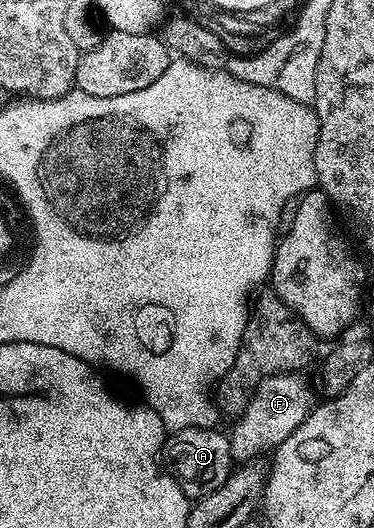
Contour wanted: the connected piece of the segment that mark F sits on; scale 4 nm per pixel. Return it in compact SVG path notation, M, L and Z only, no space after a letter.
M279 373L265 378L255 388L251 396L249 406L232 423L234 424L231 432L229 431L228 440L230 442L230 454L234 461L246 462L250 459L256 459L259 455L268 450L273 450L279 446L304 421L305 417L311 412L315 405L314 389L310 388L305 376L300 373Z

